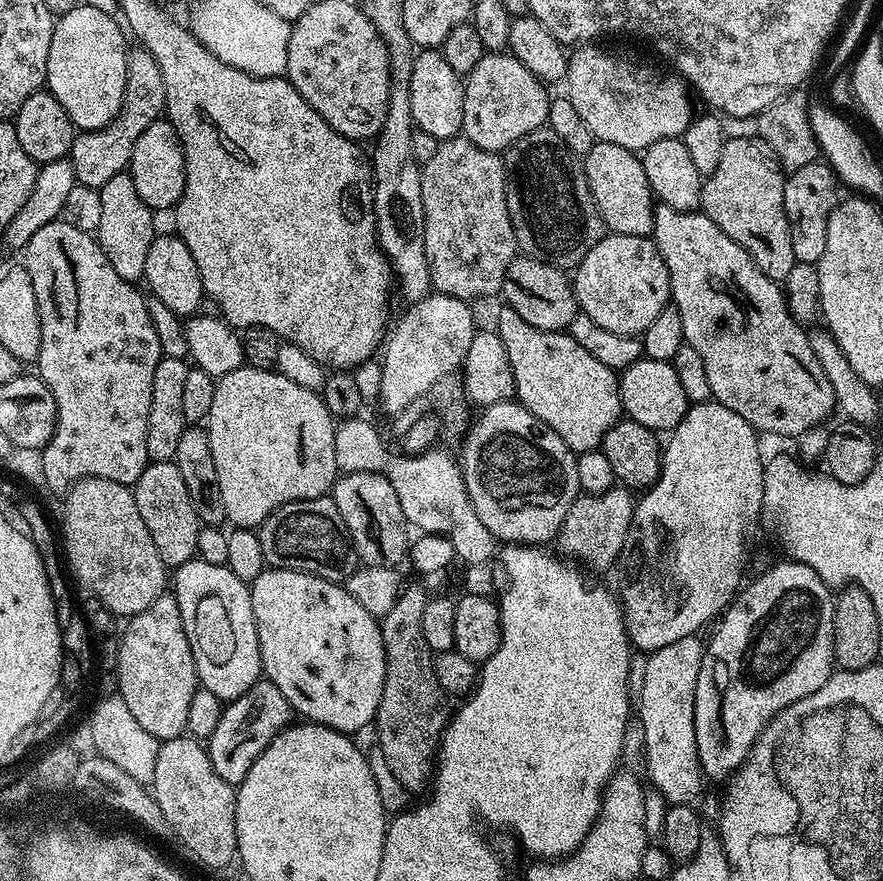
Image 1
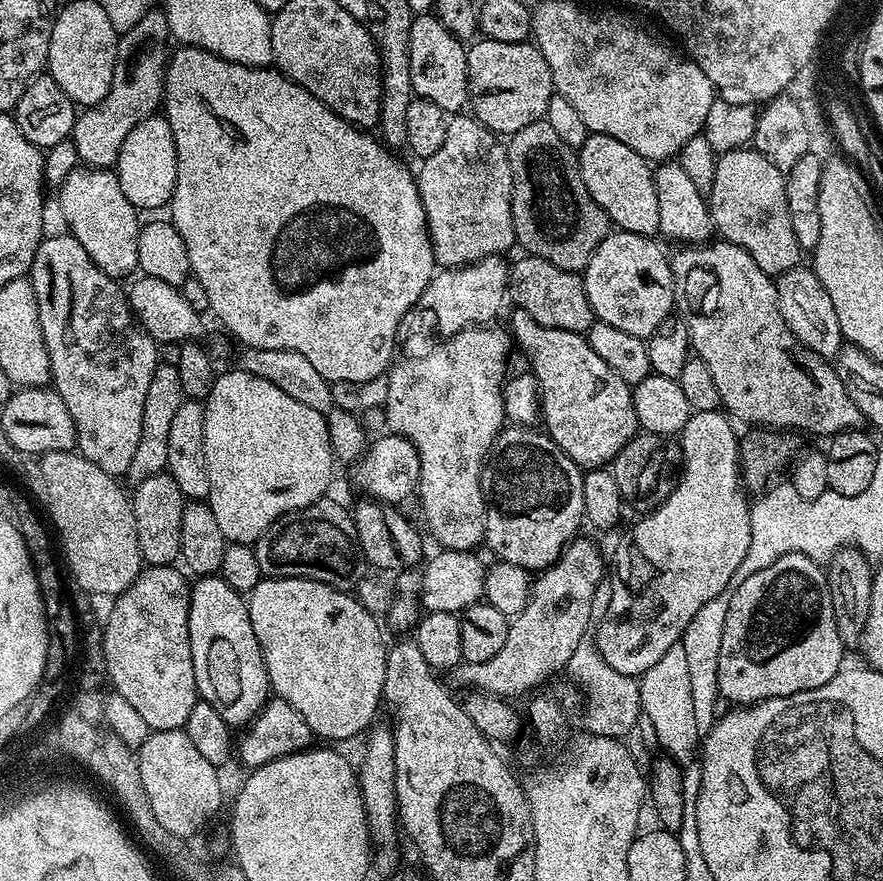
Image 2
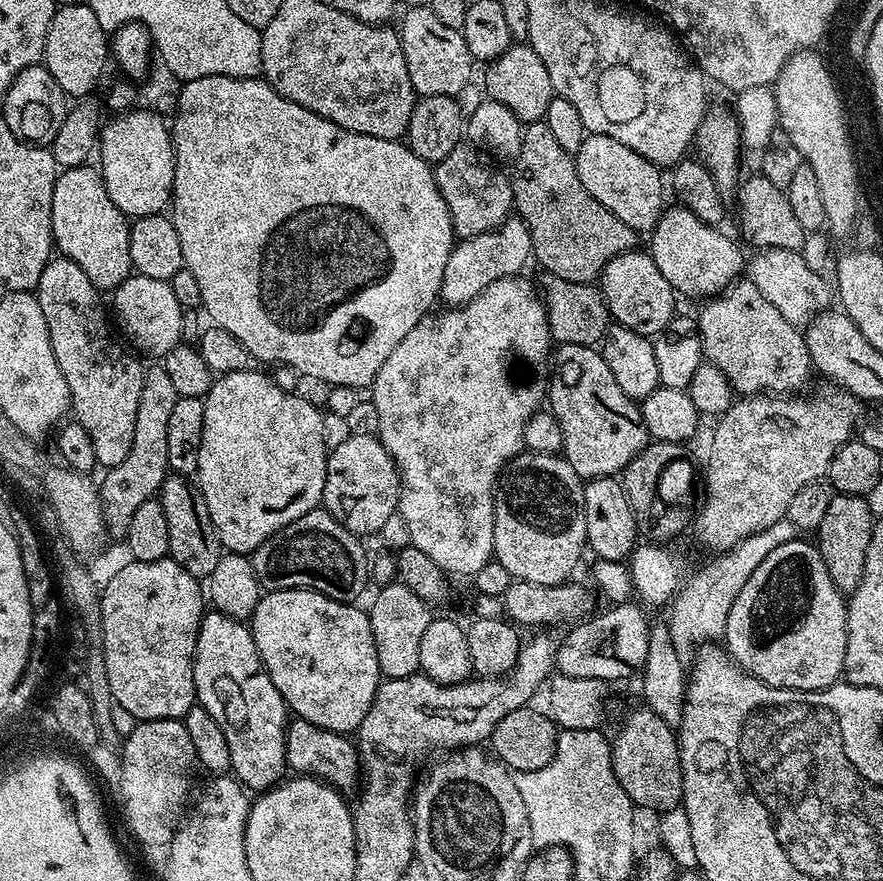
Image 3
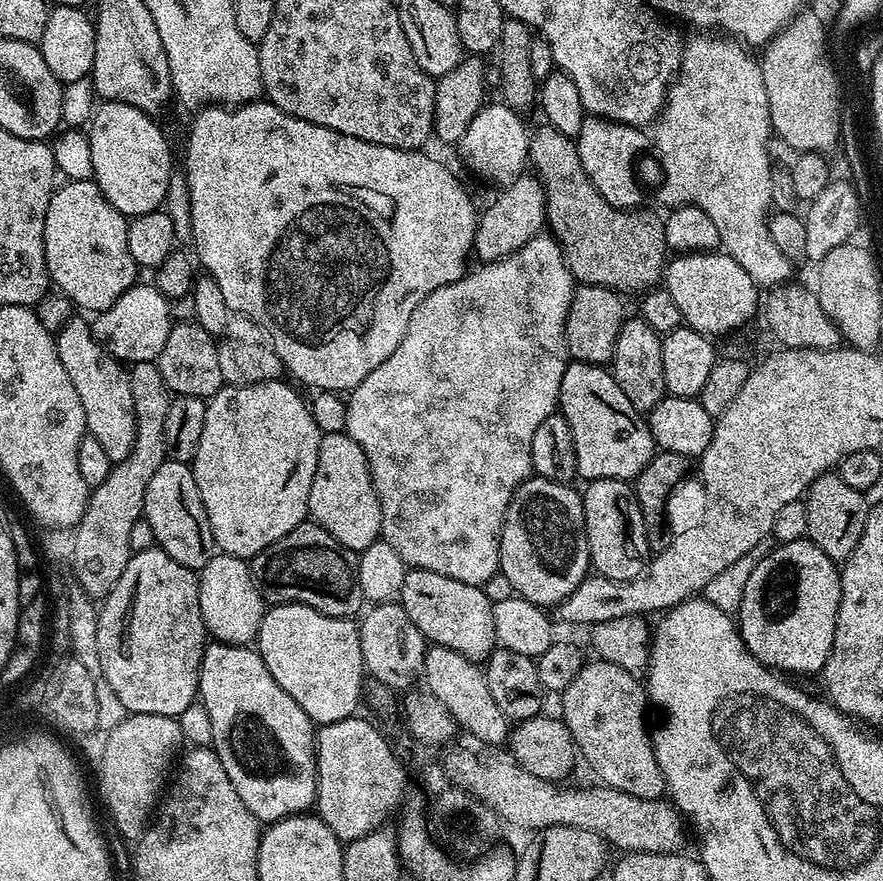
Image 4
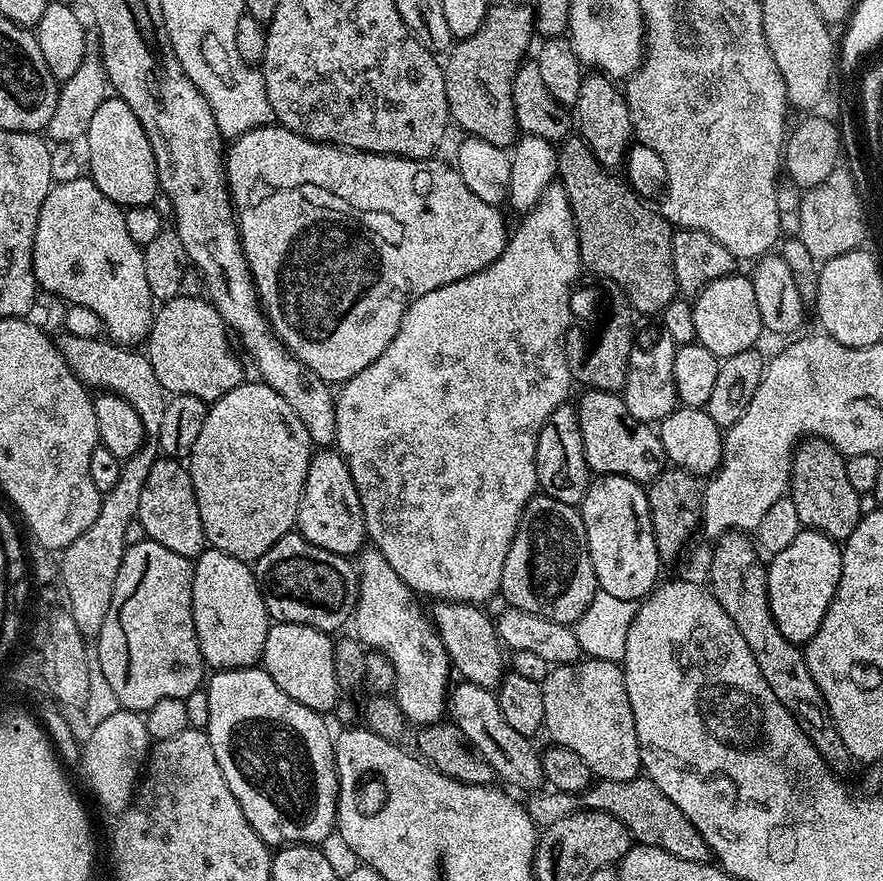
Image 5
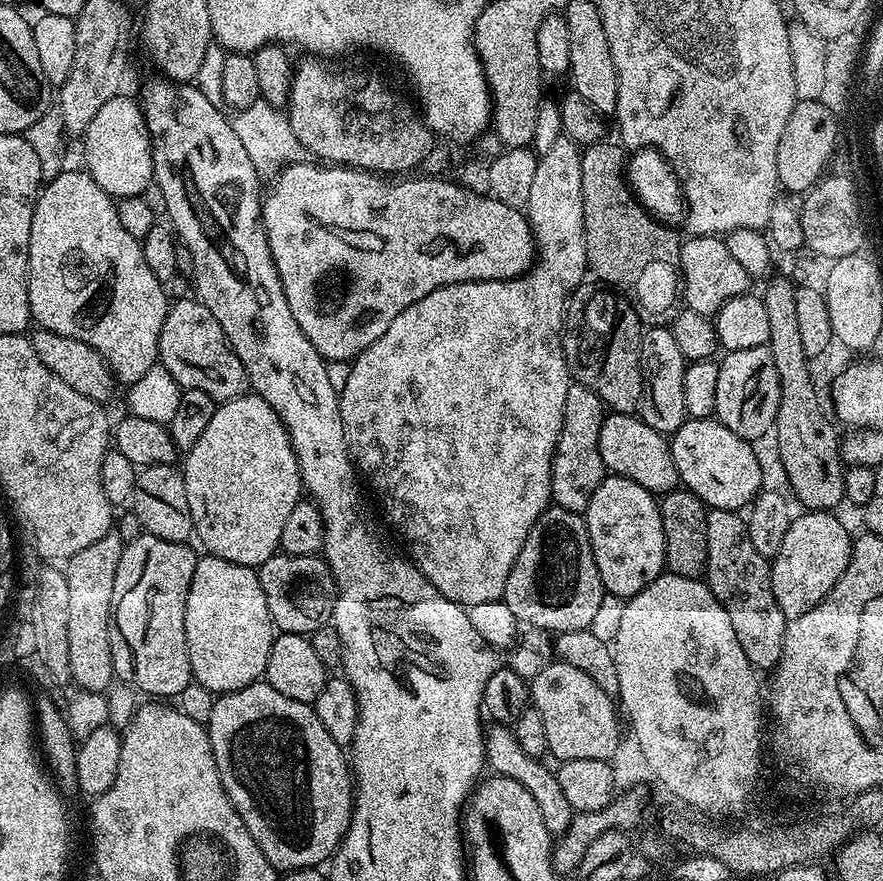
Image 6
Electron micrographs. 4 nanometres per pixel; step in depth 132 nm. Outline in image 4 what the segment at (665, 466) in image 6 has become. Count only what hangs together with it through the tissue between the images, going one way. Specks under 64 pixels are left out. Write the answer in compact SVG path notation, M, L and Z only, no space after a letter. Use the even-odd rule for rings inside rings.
M572 360L562 374L559 415L570 422L574 434L576 475L584 482L594 480L635 481L657 451L647 419L622 394L607 367Z

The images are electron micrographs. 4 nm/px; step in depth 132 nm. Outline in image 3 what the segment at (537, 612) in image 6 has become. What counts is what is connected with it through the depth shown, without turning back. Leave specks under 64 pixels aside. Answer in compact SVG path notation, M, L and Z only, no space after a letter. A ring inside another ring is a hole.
M524 450L513 458L496 485L492 547L495 563L504 566L512 580L554 586L571 577L588 542L584 486L563 455Z

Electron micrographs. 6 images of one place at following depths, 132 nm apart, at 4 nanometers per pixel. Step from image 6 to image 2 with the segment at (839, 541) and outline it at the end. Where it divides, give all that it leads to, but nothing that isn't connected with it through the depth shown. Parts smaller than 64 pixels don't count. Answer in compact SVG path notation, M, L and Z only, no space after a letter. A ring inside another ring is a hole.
M802 554L779 556L766 566L766 570L750 574L731 589L729 613L718 653L718 692L732 706L747 706L775 696L805 692L836 676L845 663L844 652L846 646L834 622L834 606L830 602L825 569Z

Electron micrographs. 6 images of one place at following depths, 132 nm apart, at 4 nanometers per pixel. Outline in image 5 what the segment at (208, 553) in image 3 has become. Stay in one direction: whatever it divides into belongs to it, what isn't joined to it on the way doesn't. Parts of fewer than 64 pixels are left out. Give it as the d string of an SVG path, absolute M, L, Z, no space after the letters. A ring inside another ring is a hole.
M158 458L154 466L150 466L150 475L146 478L146 486L142 486L142 498L138 502L138 517L147 539L166 546L166 550L174 550L174 554L195 558L206 547L198 498L187 467L179 460Z

